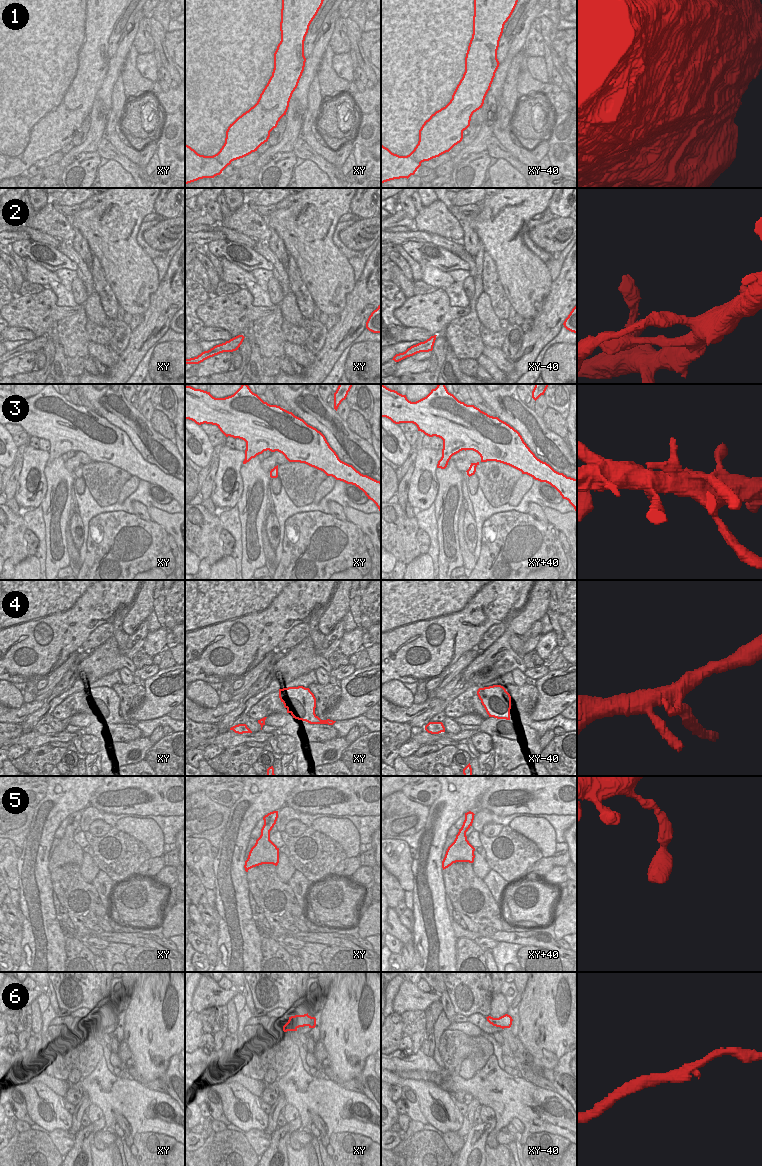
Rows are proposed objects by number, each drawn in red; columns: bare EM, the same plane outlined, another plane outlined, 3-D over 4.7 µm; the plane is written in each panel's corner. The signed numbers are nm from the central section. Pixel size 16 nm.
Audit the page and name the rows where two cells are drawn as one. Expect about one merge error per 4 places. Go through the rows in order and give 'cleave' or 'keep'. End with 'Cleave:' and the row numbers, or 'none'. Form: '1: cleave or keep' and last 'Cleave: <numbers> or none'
1: keep
2: keep
3: keep
4: cleave
5: keep
6: keep
Cleave: 4

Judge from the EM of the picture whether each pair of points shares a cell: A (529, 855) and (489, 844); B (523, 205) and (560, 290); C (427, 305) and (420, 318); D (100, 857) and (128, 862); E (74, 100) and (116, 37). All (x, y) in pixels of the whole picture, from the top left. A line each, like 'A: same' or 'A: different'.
A: same
B: different
C: same
D: same
E: different

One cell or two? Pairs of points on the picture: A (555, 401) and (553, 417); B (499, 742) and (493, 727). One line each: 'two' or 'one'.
A: two
B: two

